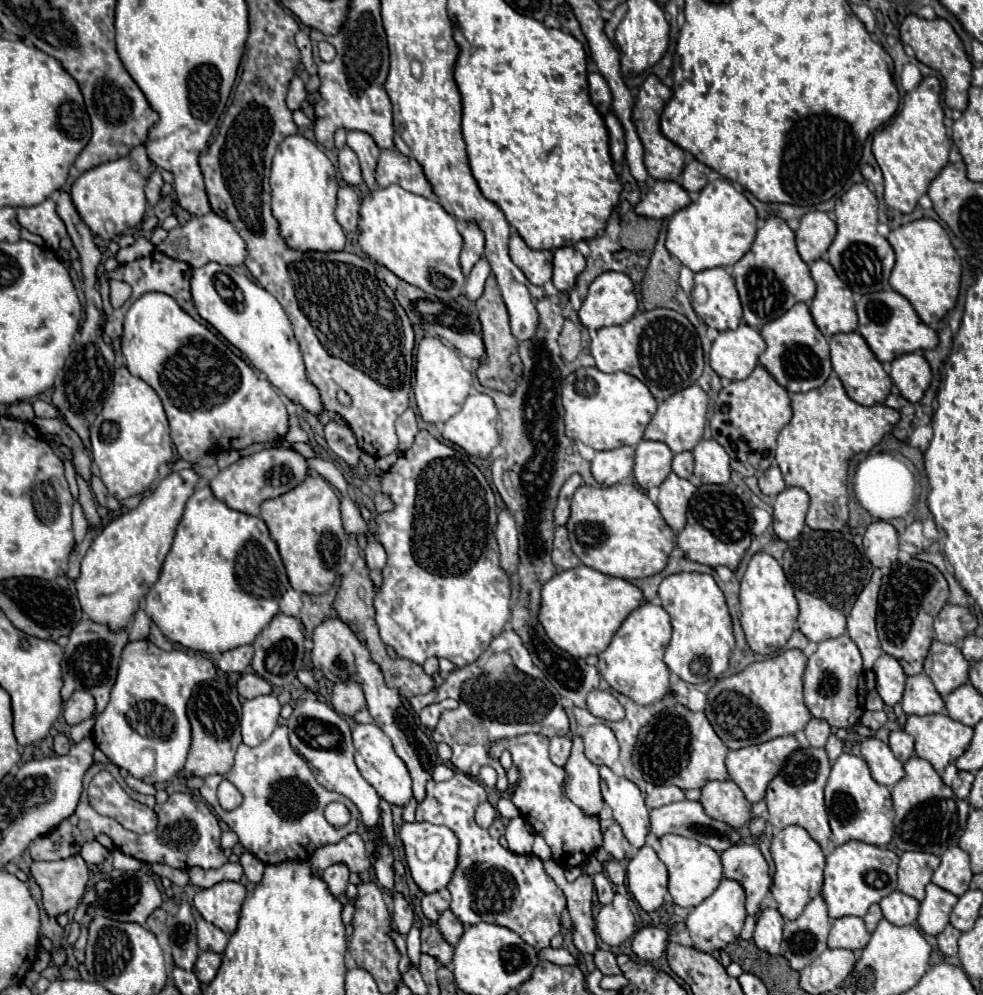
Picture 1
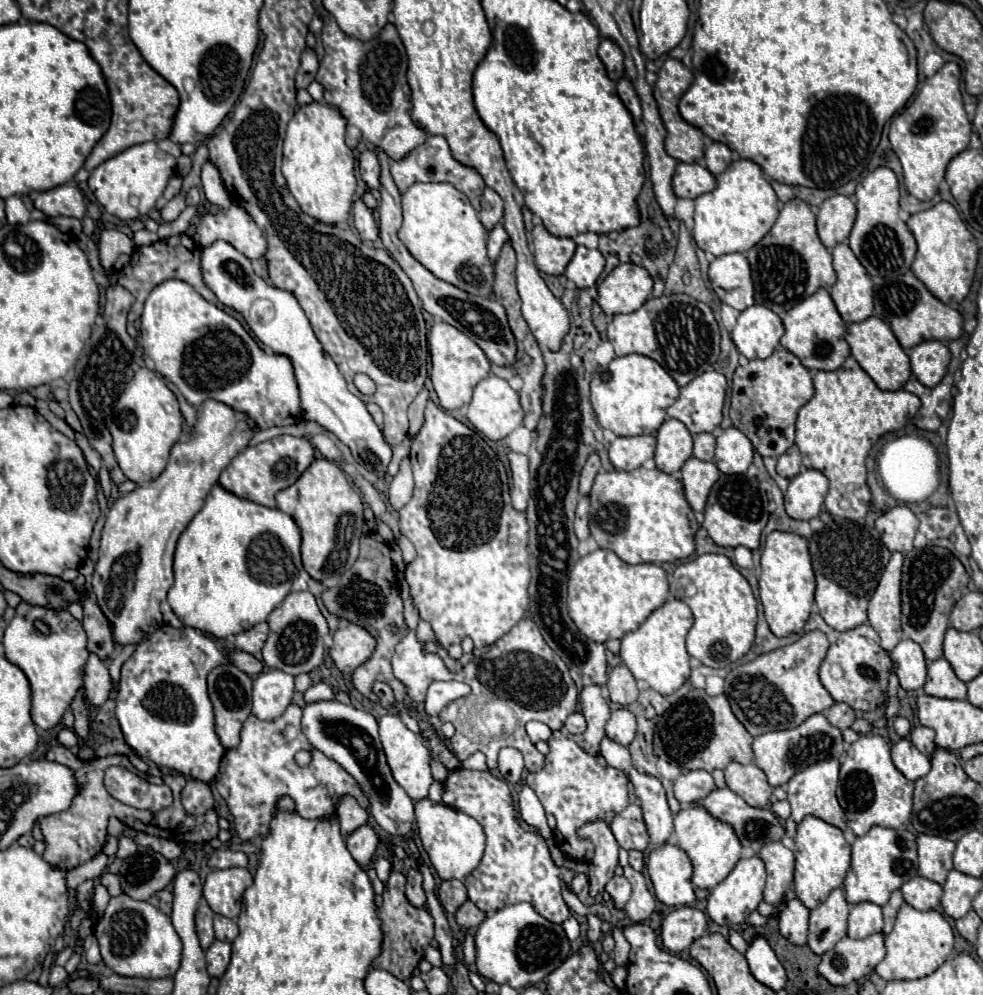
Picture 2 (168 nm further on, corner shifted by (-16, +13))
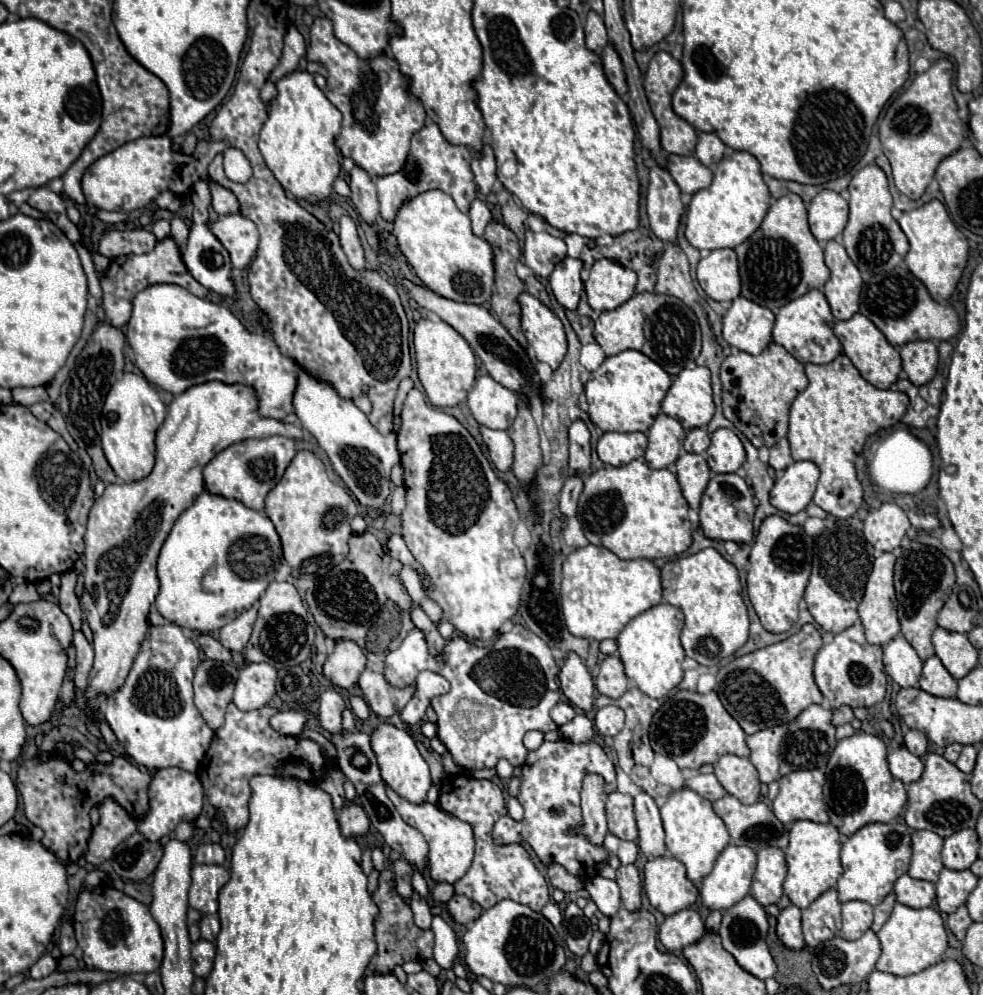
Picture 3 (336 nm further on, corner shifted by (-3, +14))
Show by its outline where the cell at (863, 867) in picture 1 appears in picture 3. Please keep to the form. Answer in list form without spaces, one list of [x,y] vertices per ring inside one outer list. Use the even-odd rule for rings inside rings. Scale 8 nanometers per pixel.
[[[901,822],[867,824],[857,830],[841,846],[843,876],[837,882],[839,902],[861,900],[871,906],[879,904],[891,890],[901,874],[907,874],[911,860],[911,828]]]

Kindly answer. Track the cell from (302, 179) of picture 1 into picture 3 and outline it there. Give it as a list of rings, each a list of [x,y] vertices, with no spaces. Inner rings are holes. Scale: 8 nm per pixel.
[[[297,70],[291,76],[285,76],[277,82],[277,90],[277,98],[271,100],[269,120],[261,130],[259,150],[267,168],[289,196],[319,204],[331,196],[333,182],[341,172],[339,152],[335,148],[335,136],[341,128],[341,112],[315,86],[309,72]]]

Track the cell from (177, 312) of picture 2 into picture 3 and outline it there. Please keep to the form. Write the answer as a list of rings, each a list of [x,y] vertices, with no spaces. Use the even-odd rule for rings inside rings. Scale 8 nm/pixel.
[[[153,284],[141,290],[133,298],[133,314],[127,324],[125,336],[129,346],[133,348],[135,364],[145,374],[145,378],[165,392],[171,392],[173,396],[183,394],[195,384],[219,380],[223,384],[243,384],[253,388],[257,392],[257,412],[261,418],[283,420],[293,412],[291,398],[297,384],[297,364],[281,354],[277,342],[271,336],[247,332],[227,308],[201,300],[177,284]]]

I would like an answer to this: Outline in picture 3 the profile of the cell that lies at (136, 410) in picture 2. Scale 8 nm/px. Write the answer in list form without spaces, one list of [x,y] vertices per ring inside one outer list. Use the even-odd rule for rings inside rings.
[[[125,372],[109,390],[101,413],[101,444],[113,472],[125,482],[143,480],[155,464],[155,434],[167,408],[145,376]]]

